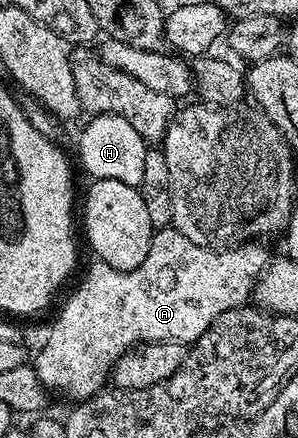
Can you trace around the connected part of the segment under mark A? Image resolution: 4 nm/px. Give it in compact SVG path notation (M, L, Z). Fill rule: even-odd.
M171 226L155 231L148 258L144 258L136 270L121 272L95 259L90 273L79 282L78 289L59 310L38 357L35 360L33 357L32 366L40 382L51 393L59 392L70 402L81 402L107 387L114 363L135 344L146 344L149 340L176 340L187 346L193 344L221 312L243 307L251 299L254 285L266 271L268 263L265 250L258 244L261 243L242 242L221 250L214 246L202 248L196 242L188 242L184 234Z

